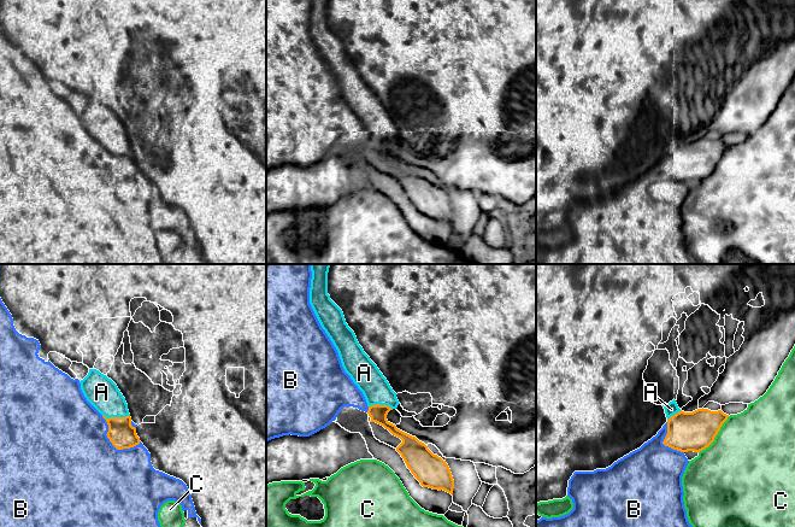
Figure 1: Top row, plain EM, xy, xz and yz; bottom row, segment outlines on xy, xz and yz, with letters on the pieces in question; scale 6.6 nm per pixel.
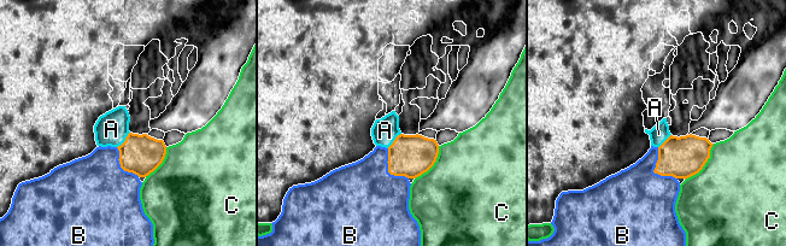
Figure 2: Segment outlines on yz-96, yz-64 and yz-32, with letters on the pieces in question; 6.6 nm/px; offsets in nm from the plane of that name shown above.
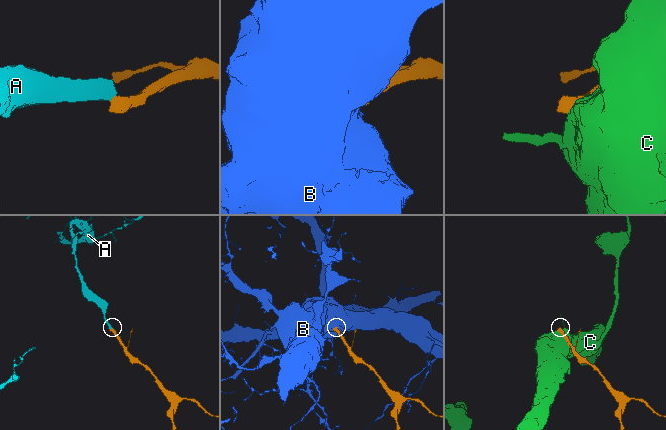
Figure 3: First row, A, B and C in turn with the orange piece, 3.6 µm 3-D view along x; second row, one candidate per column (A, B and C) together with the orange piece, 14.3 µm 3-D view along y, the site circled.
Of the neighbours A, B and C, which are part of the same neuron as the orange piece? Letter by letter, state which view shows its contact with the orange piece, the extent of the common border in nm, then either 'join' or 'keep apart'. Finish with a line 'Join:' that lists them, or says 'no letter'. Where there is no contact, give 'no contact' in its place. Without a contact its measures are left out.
A: meets orange in xy; contact 180 nm long; join
B: meets orange in xy; contact 320 nm long; keep apart
C: meets orange in yz; contact 320 nm long; keep apart
Join: A

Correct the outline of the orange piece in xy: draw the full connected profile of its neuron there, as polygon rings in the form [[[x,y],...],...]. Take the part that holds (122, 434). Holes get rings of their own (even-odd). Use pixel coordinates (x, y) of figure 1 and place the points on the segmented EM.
[[[89,369],[88,375],[80,381],[87,400],[102,415],[108,424],[107,438],[117,450],[130,449],[140,444],[136,428],[131,426],[131,417],[125,398],[117,385],[96,369]]]

